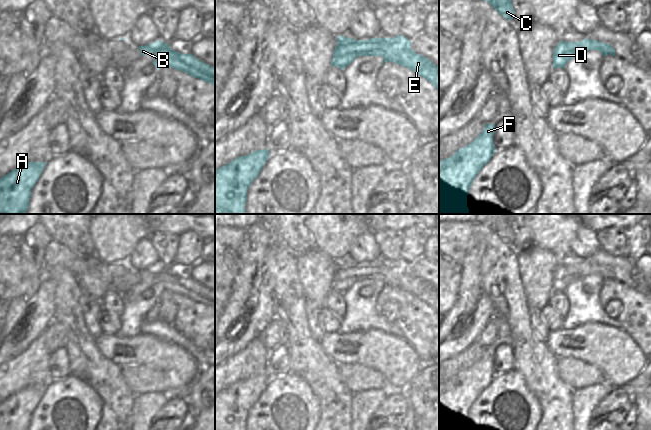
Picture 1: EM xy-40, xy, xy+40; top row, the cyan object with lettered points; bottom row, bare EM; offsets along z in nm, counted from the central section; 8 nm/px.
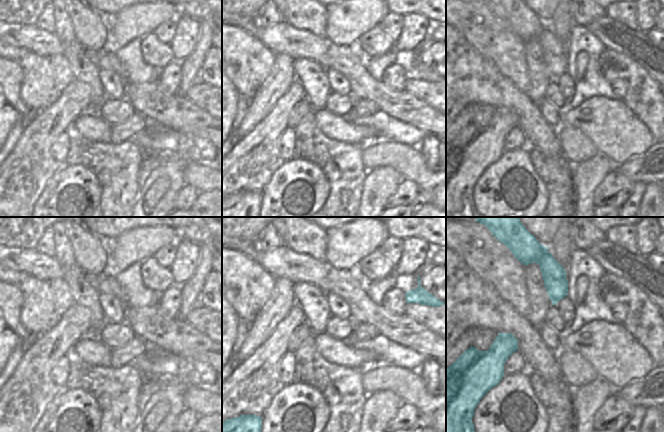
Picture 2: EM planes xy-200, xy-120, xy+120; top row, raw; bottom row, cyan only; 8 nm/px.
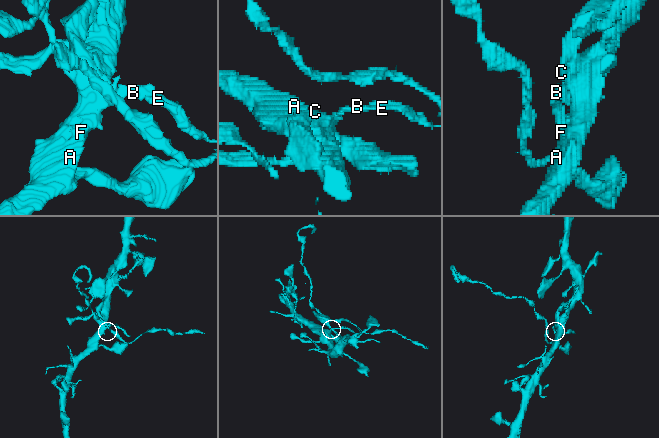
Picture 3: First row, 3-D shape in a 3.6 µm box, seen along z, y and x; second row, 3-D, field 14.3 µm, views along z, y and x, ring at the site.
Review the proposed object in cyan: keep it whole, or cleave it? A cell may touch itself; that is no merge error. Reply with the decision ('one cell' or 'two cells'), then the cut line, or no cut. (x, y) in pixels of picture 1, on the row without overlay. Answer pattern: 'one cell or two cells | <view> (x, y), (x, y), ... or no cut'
two cells | xy (338, 266), (342, 267), (339, 271), (339, 279), (361, 279)

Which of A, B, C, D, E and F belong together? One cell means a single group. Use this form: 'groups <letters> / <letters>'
groups A C D F / B E

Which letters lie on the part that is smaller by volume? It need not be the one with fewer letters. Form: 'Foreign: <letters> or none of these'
Foreign: B, E

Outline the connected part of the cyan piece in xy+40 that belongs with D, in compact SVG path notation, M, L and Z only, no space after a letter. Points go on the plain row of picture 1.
M560 265L553 275L553 292L564 292L565 289L572 283L576 282L578 276L569 276L567 266Z

